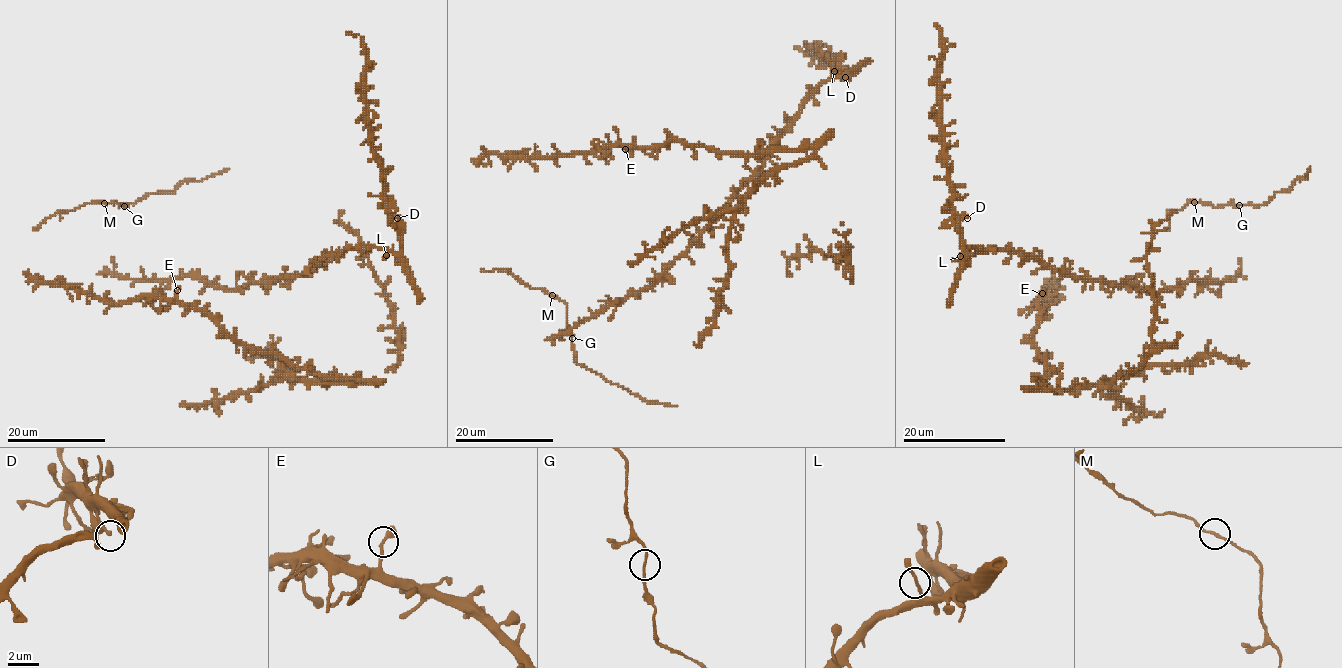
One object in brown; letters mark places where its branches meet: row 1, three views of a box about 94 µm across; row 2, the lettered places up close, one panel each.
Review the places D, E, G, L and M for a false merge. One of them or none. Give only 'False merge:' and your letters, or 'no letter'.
False merge: no letter

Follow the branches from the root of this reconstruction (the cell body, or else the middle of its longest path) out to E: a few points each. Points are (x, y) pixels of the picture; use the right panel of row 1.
E: (1120, 365), (1111, 379), (1091, 385), (1041, 388), (1046, 365), (1038, 356), (1032, 331), (1042, 293)

